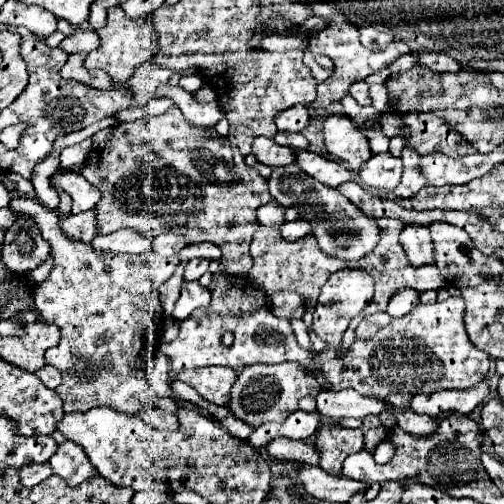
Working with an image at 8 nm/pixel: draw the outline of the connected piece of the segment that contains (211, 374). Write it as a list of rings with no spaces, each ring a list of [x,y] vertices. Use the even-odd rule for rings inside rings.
[[[195,367],[181,371],[177,379],[197,389],[203,399],[215,405],[225,405],[227,399],[231,399],[231,387],[237,379],[237,371],[231,367]]]

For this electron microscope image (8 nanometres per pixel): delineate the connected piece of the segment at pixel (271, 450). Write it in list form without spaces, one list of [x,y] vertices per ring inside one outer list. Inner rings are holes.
[[[287,437],[273,439],[265,447],[267,455],[277,461],[295,461],[295,463],[319,463],[319,453],[315,451],[313,443],[309,441],[293,441]]]

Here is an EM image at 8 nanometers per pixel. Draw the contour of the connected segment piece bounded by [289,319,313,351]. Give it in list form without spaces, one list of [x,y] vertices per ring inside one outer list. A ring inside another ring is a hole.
[[[289,319],[289,323],[291,323],[291,327],[293,327],[293,333],[295,333],[295,339],[297,339],[297,343],[299,343],[303,349],[307,349],[307,351],[313,351],[313,349],[311,349],[311,343],[309,343],[307,329],[305,329],[303,321],[301,321],[301,319]]]

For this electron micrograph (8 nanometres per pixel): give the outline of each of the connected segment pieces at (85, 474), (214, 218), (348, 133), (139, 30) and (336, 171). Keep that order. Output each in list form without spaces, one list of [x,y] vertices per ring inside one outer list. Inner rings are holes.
[[[65,441],[63,445],[59,445],[49,463],[53,473],[63,477],[69,487],[77,487],[97,475],[97,469],[89,463],[89,457],[73,441]]]
[[[177,105],[167,113],[147,119],[137,119],[131,123],[121,123],[117,127],[103,129],[91,137],[93,151],[89,159],[81,165],[81,175],[101,191],[103,199],[95,207],[97,233],[109,235],[119,229],[135,229],[147,237],[157,237],[165,231],[177,227],[225,227],[233,223],[235,227],[257,223],[255,209],[269,203],[271,195],[267,191],[267,179],[263,179],[253,167],[249,167],[237,147],[231,147],[211,129],[191,127]]]
[[[329,115],[325,119],[325,147],[327,153],[339,161],[345,163],[353,173],[359,173],[359,167],[371,159],[371,149],[367,139],[359,133],[357,125],[349,121],[345,115]]]
[[[111,7],[107,11],[107,25],[103,29],[97,31],[101,45],[91,51],[85,59],[85,67],[87,69],[103,69],[105,73],[111,75],[115,85],[125,85],[129,81],[129,77],[133,75],[133,71],[145,63],[151,61],[157,51],[159,51],[159,35],[155,35],[155,29],[151,25],[149,19],[129,19],[121,7]]]
[[[297,151],[297,165],[301,171],[305,171],[307,175],[315,177],[319,183],[327,185],[327,187],[339,187],[341,183],[351,179],[351,171],[343,169],[339,163],[325,159],[317,153],[311,151]]]

